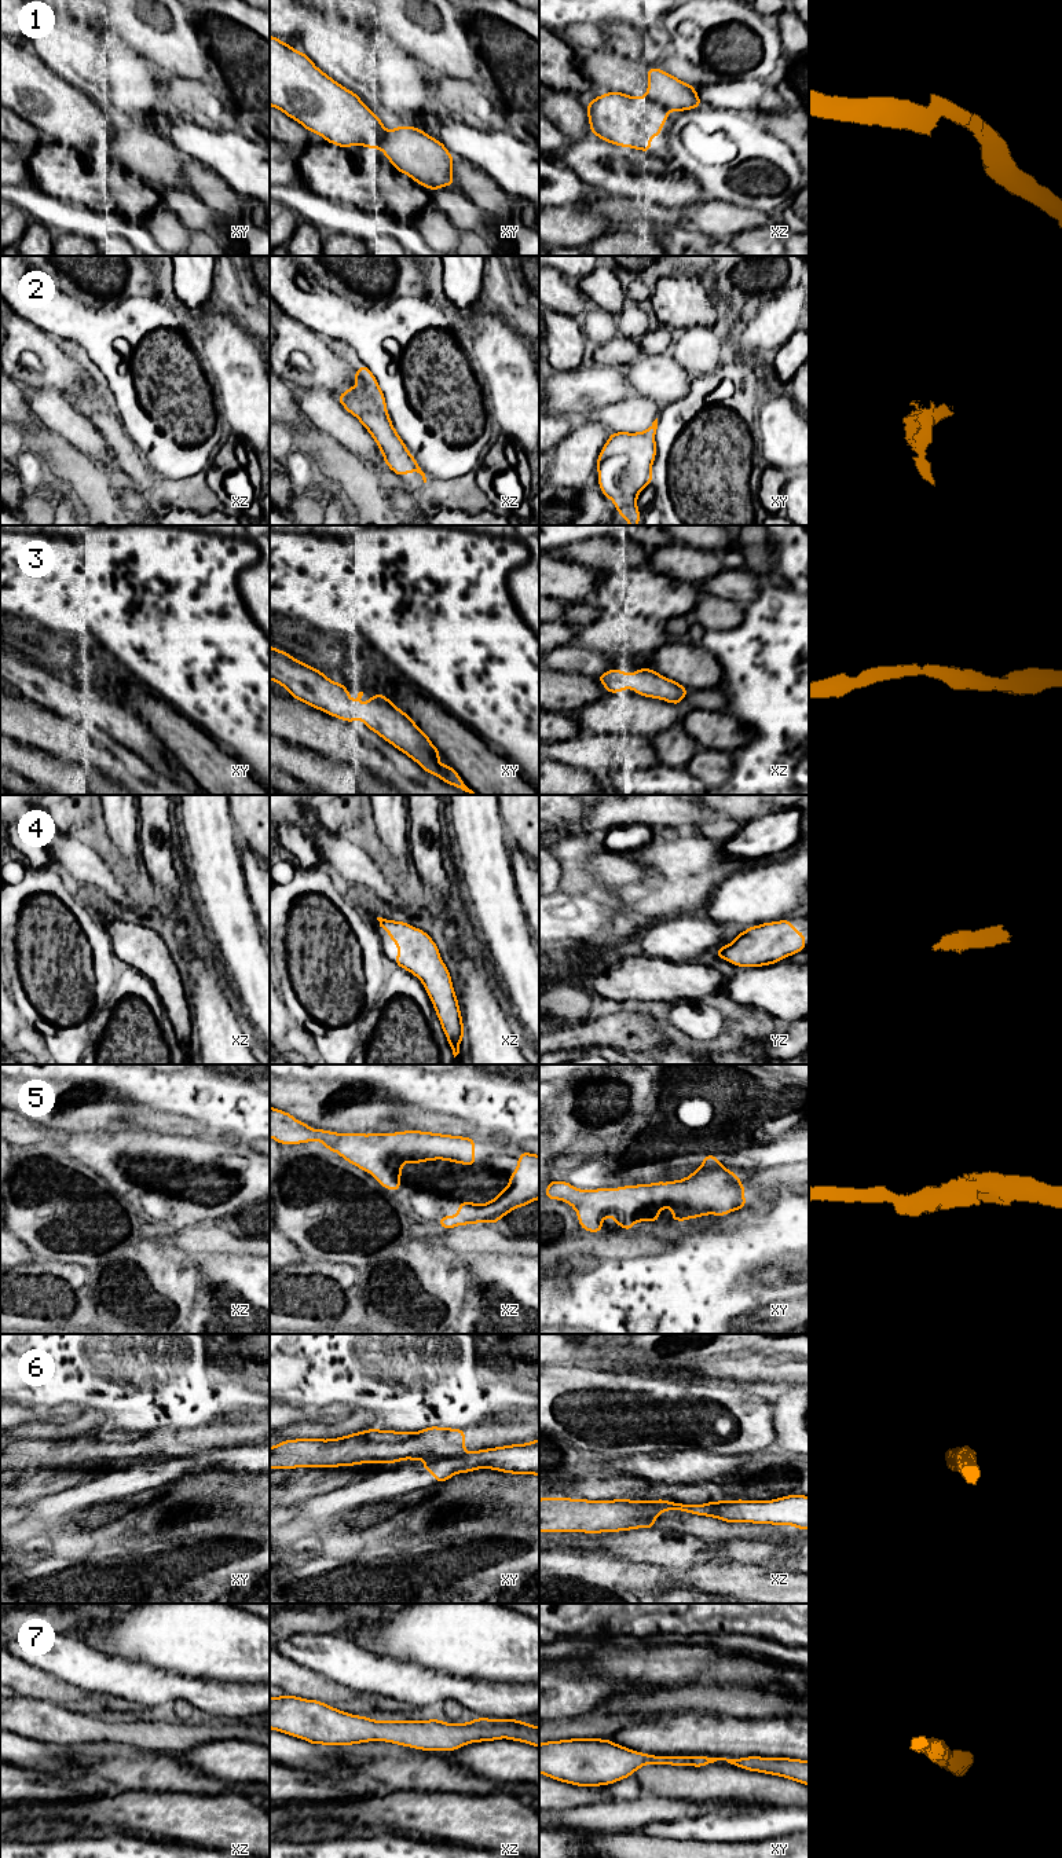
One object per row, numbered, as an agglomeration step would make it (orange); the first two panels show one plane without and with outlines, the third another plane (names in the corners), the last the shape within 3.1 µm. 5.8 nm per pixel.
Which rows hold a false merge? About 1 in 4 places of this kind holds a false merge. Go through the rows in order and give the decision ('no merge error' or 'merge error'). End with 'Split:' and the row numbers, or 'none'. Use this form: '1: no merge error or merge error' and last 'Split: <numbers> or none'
1: merge error
2: no merge error
3: no merge error
4: no merge error
5: no merge error
6: merge error
7: no merge error
Split: 1, 6

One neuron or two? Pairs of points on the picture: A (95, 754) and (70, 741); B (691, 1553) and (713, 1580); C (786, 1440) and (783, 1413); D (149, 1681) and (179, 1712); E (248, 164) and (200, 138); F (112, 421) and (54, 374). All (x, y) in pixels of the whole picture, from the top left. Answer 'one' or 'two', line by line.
A: one
B: two
C: one
D: two
E: one
F: two

